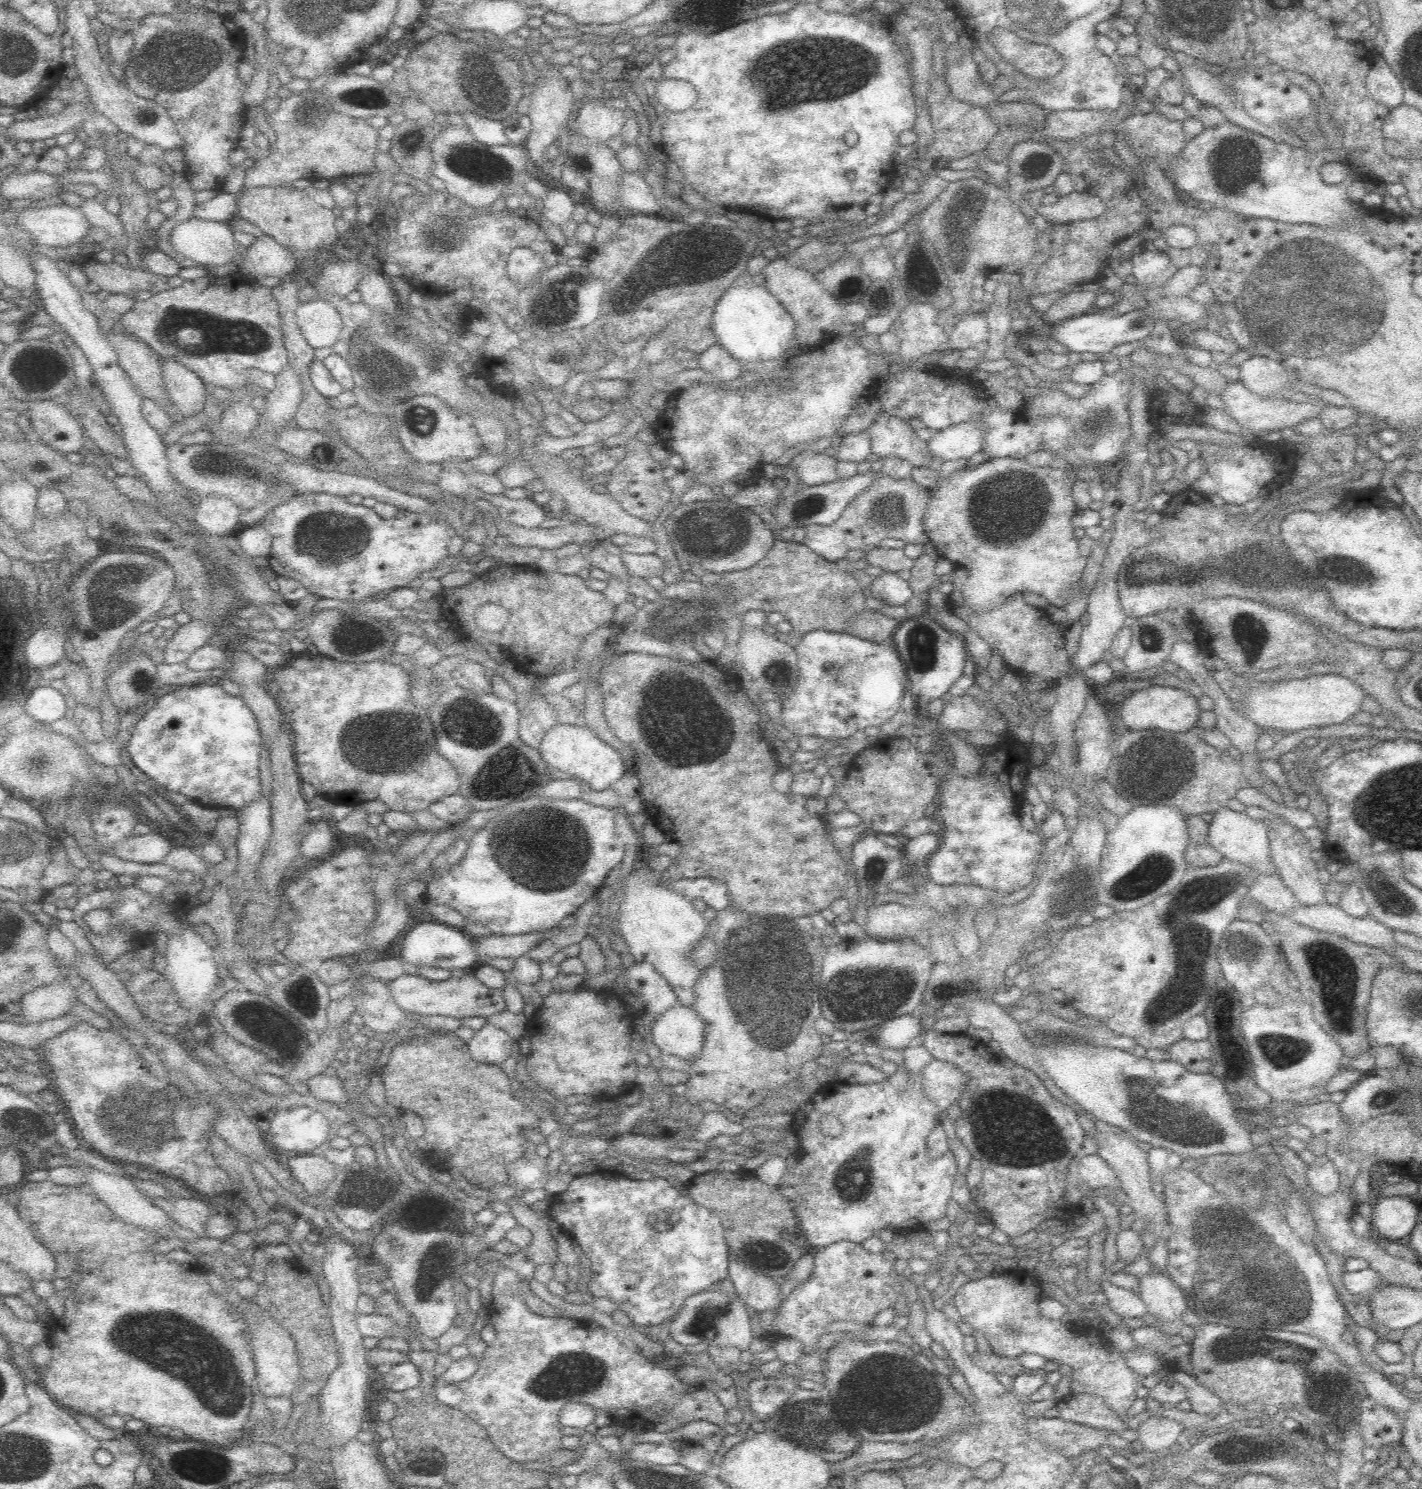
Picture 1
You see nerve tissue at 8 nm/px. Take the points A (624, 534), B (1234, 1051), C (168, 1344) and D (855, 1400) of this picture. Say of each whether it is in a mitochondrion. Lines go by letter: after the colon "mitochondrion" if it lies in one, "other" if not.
A: other
B: mitochondrion
C: mitochondrion
D: mitochondrion

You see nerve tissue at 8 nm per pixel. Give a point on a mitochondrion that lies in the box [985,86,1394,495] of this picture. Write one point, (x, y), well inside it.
(1233, 164)

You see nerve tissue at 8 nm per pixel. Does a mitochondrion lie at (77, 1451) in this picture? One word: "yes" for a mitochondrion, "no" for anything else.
no

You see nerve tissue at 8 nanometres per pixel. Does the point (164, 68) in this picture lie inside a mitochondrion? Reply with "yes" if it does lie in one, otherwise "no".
yes

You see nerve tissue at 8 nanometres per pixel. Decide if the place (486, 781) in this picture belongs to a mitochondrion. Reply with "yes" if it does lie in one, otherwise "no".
yes

